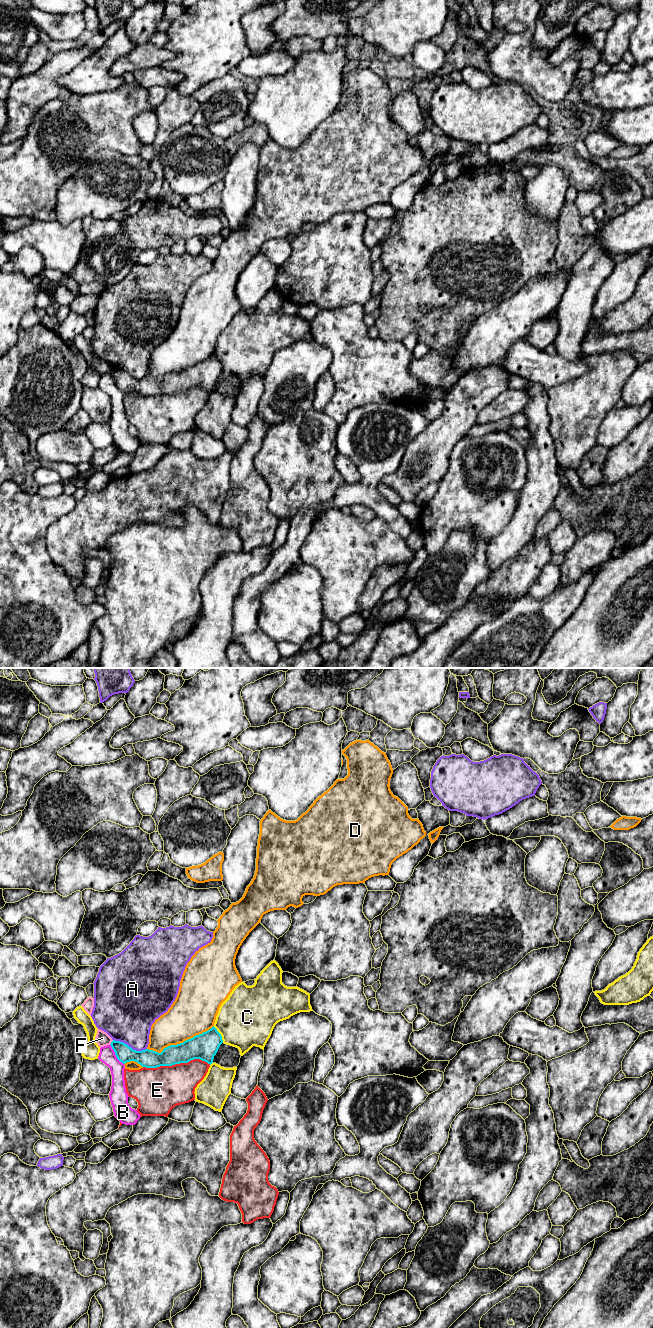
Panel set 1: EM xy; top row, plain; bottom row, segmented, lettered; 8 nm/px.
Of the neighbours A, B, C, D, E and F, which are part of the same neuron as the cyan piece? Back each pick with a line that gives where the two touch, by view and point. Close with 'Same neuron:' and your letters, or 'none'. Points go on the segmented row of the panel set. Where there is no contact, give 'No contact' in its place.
Same neuron: none

